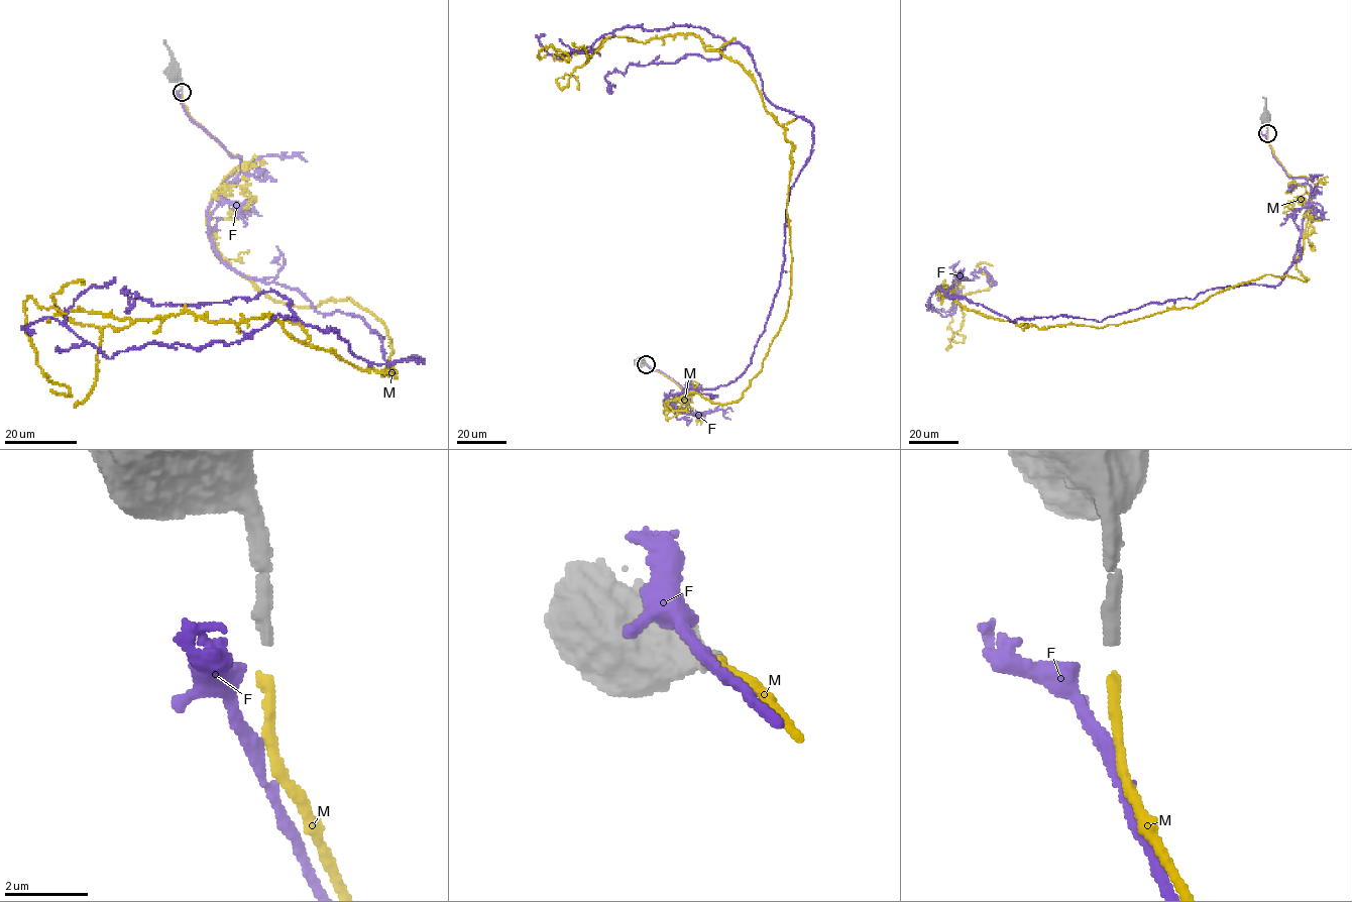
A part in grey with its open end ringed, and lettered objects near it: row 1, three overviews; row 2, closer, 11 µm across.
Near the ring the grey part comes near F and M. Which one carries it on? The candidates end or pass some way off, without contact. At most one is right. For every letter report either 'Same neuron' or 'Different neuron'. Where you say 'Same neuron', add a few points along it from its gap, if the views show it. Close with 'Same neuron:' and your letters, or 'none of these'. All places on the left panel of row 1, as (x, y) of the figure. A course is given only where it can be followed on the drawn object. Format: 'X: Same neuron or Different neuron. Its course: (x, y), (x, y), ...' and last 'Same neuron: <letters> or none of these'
F: Different neuron
M: Same neuron. Its course: (182, 95), (241, 162), (217, 251), (282, 303), (366, 309), (391, 374), (268, 314), (28, 297), (50, 390)
Same neuron: M

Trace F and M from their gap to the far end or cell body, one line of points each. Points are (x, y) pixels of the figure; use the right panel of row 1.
F: (1265, 134), (1311, 187), (1278, 285), (1101, 321), (1010, 320), (938, 287), (928, 307), (943, 316), (960, 260)
M: (1267, 134), (1316, 186), (1305, 282), (1040, 328), (936, 292), (960, 273), (951, 339)

